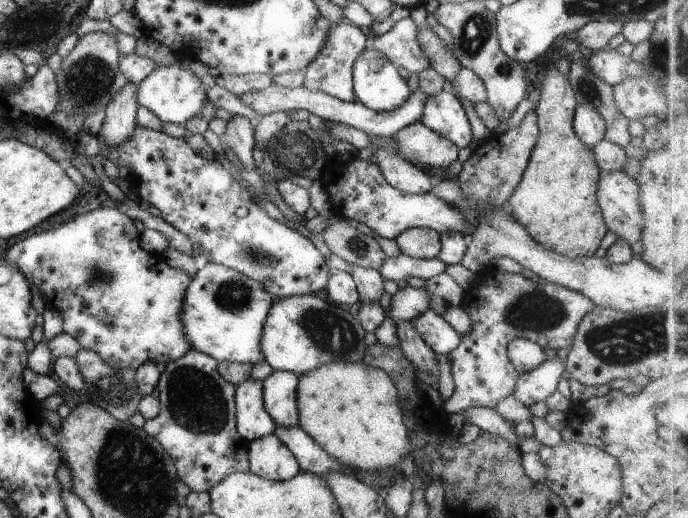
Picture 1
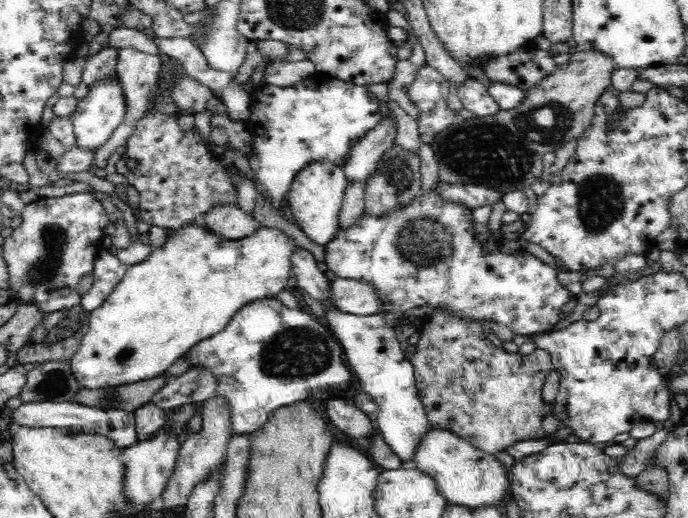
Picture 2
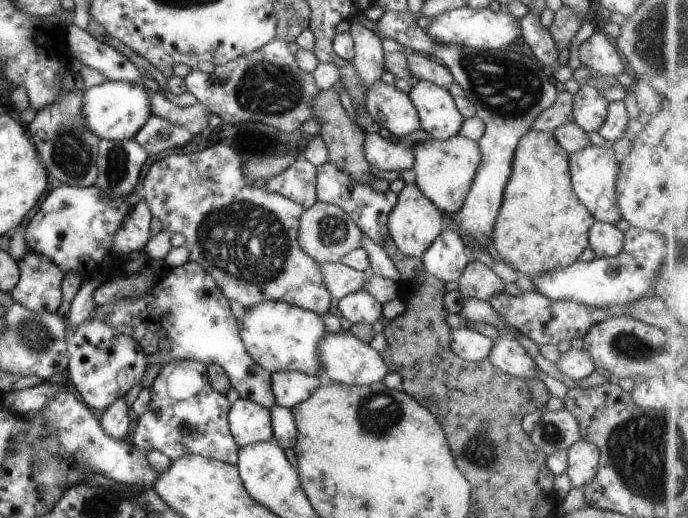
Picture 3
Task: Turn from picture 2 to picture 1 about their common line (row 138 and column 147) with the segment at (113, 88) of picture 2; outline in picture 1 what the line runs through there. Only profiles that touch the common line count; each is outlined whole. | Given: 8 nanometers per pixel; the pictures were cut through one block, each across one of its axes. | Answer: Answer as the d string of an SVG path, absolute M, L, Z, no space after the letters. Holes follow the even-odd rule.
M179 61L169 66L157 66L137 85L139 106L148 107L148 110L151 110L162 122L185 124L194 116L200 117L208 101L208 95L200 78Z

